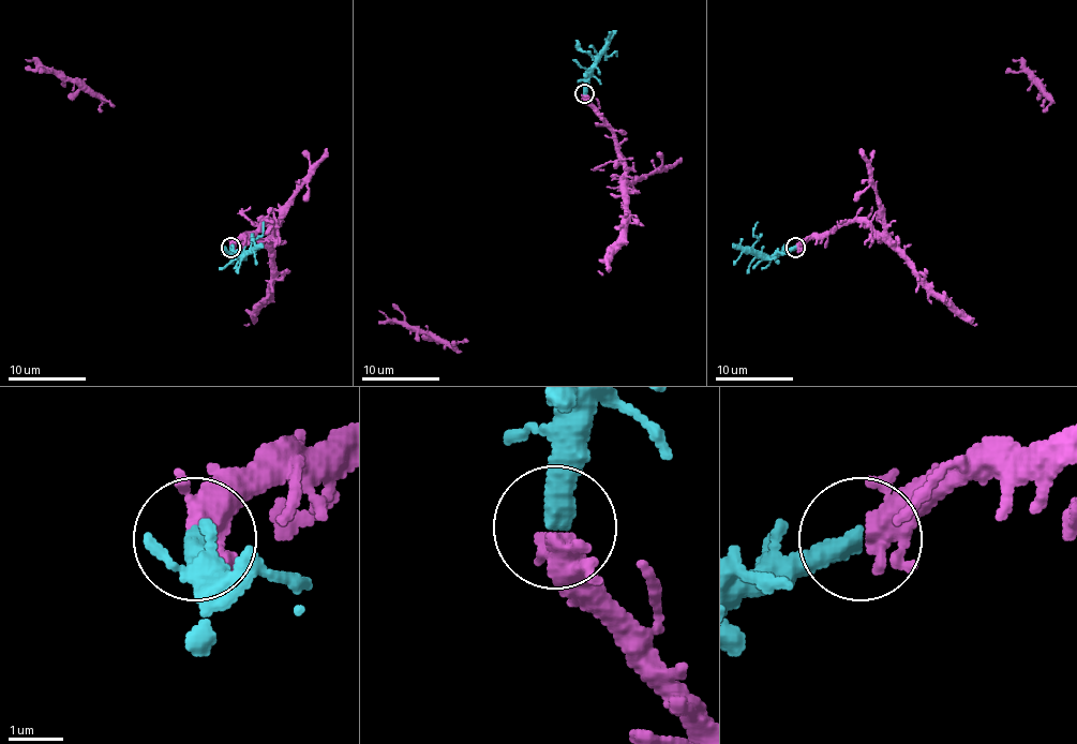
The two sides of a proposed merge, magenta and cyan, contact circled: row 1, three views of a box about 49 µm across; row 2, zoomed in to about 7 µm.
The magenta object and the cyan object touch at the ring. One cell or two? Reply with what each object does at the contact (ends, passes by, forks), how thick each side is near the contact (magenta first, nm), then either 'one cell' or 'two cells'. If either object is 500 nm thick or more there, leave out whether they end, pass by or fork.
magenta forks | cyan ends | 320/440 nm | one cell

